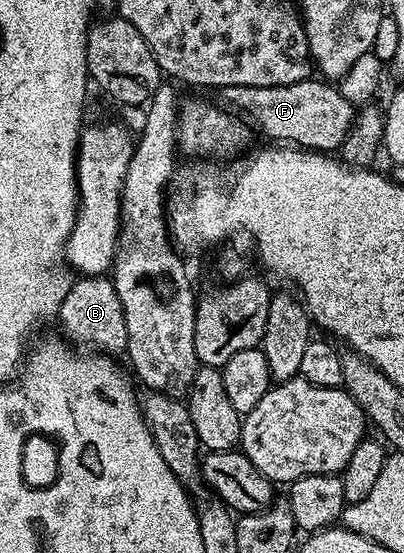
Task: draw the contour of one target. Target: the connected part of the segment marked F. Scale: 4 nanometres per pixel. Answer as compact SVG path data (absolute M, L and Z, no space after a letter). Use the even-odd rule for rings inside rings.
M325 80L313 81L286 86L223 86L216 91L215 98L222 107L244 116L259 128L261 125L269 138L282 138L285 141L282 143L314 152L340 151L343 140L353 127L355 108L343 100L336 85Z

